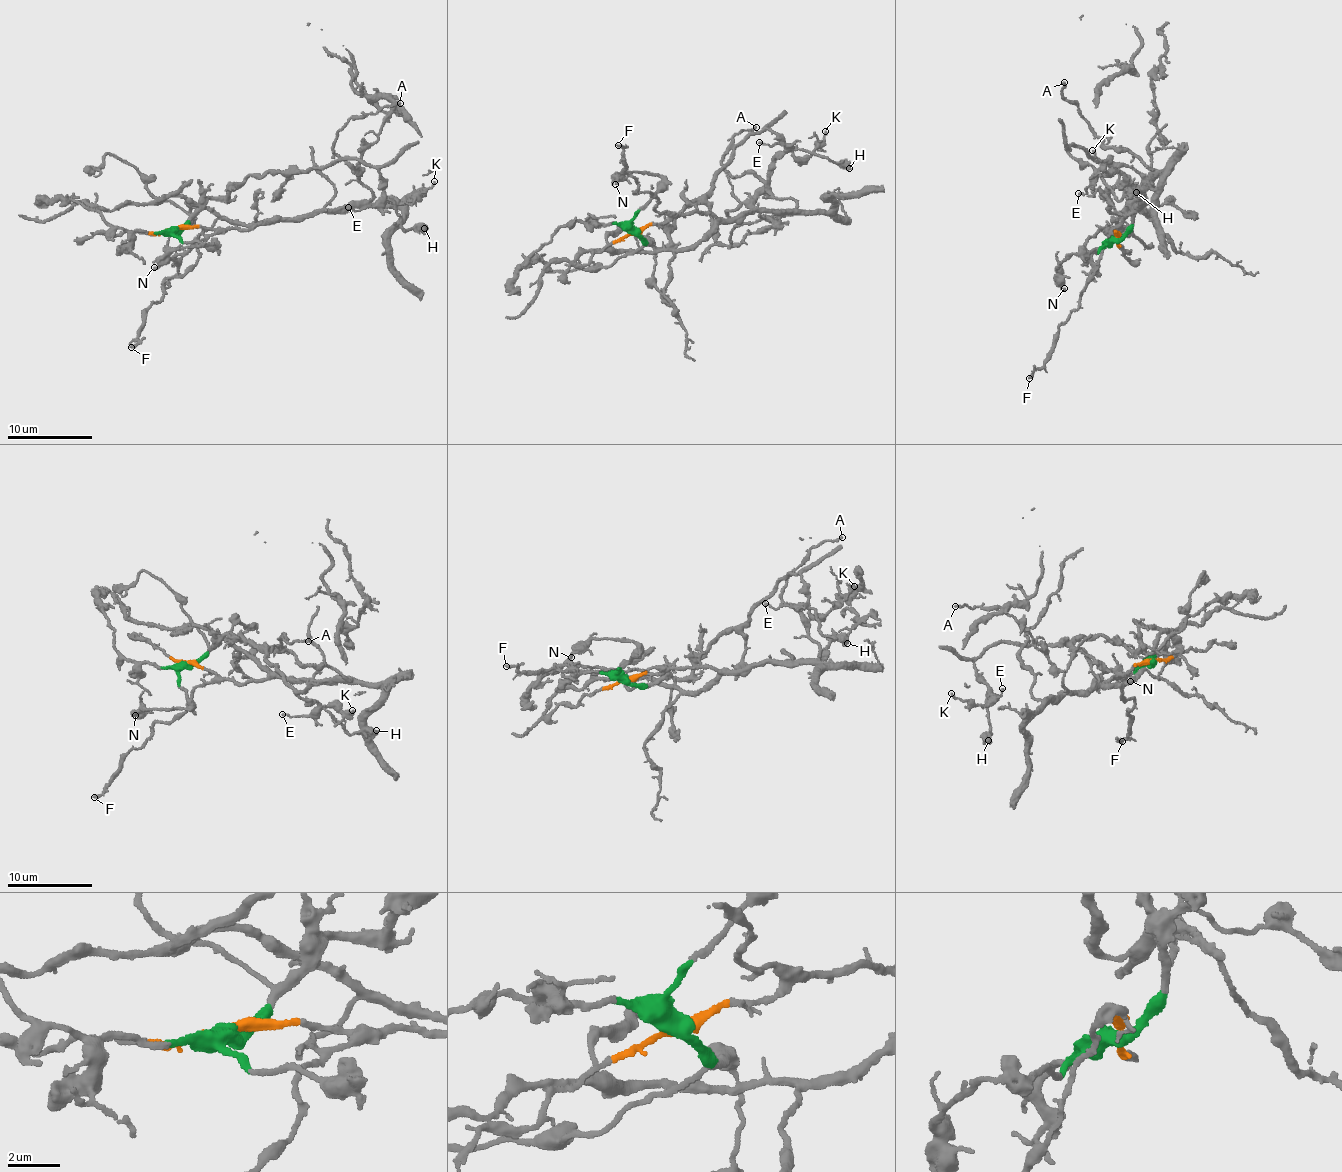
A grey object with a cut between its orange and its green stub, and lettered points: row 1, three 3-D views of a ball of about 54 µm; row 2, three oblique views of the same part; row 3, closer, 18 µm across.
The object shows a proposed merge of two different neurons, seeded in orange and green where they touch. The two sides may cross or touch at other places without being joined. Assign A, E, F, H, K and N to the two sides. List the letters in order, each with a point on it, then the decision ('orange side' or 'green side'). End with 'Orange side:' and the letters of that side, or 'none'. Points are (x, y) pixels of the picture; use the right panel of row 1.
A: place (1064, 82); orange side
E: place (1078, 193); green side
F: place (1029, 378); orange side
H: place (1136, 192); green side
K: place (1092, 150); green side
N: place (1064, 288); green side
Orange side: A, F

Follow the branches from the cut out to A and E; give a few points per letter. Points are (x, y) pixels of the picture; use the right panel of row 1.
A: (1118, 238), (1155, 177), (1136, 158), (1104, 145), (1078, 105), (1063, 97), (1063, 82)
E: (1116, 238), (1130, 227), (1142, 195), (1071, 144), (1070, 155), (1093, 173), (1087, 194), (1078, 194)

